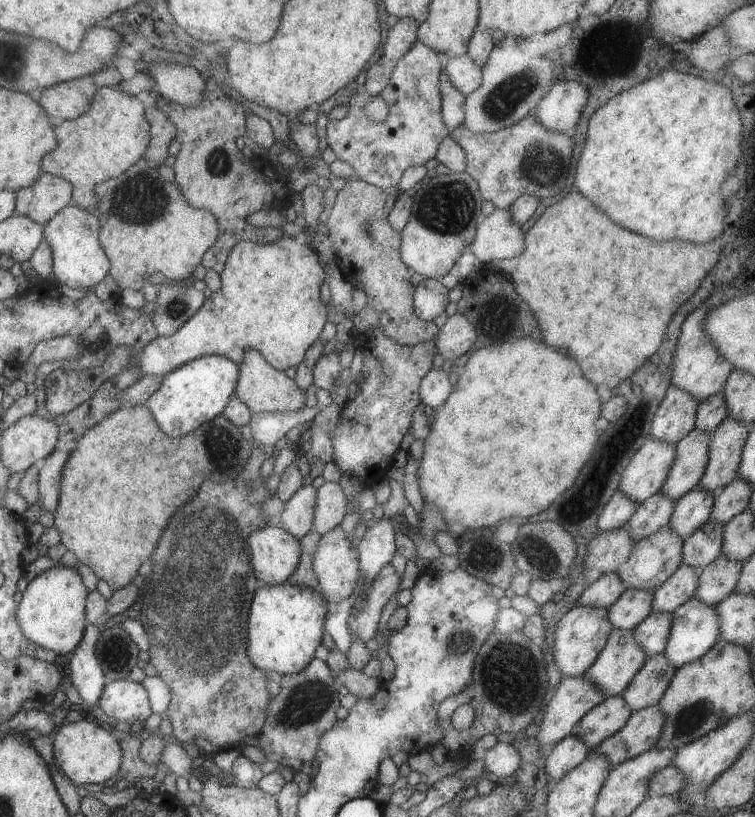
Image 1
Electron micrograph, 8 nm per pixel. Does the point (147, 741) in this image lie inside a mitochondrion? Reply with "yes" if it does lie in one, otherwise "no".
no

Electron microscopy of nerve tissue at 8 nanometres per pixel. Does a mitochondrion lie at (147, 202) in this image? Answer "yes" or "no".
yes

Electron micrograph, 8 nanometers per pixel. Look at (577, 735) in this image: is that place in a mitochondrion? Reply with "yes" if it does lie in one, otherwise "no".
no

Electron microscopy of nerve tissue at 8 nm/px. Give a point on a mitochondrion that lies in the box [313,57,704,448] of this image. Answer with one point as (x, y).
(448, 208)

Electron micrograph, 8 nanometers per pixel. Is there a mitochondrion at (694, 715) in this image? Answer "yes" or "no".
yes

